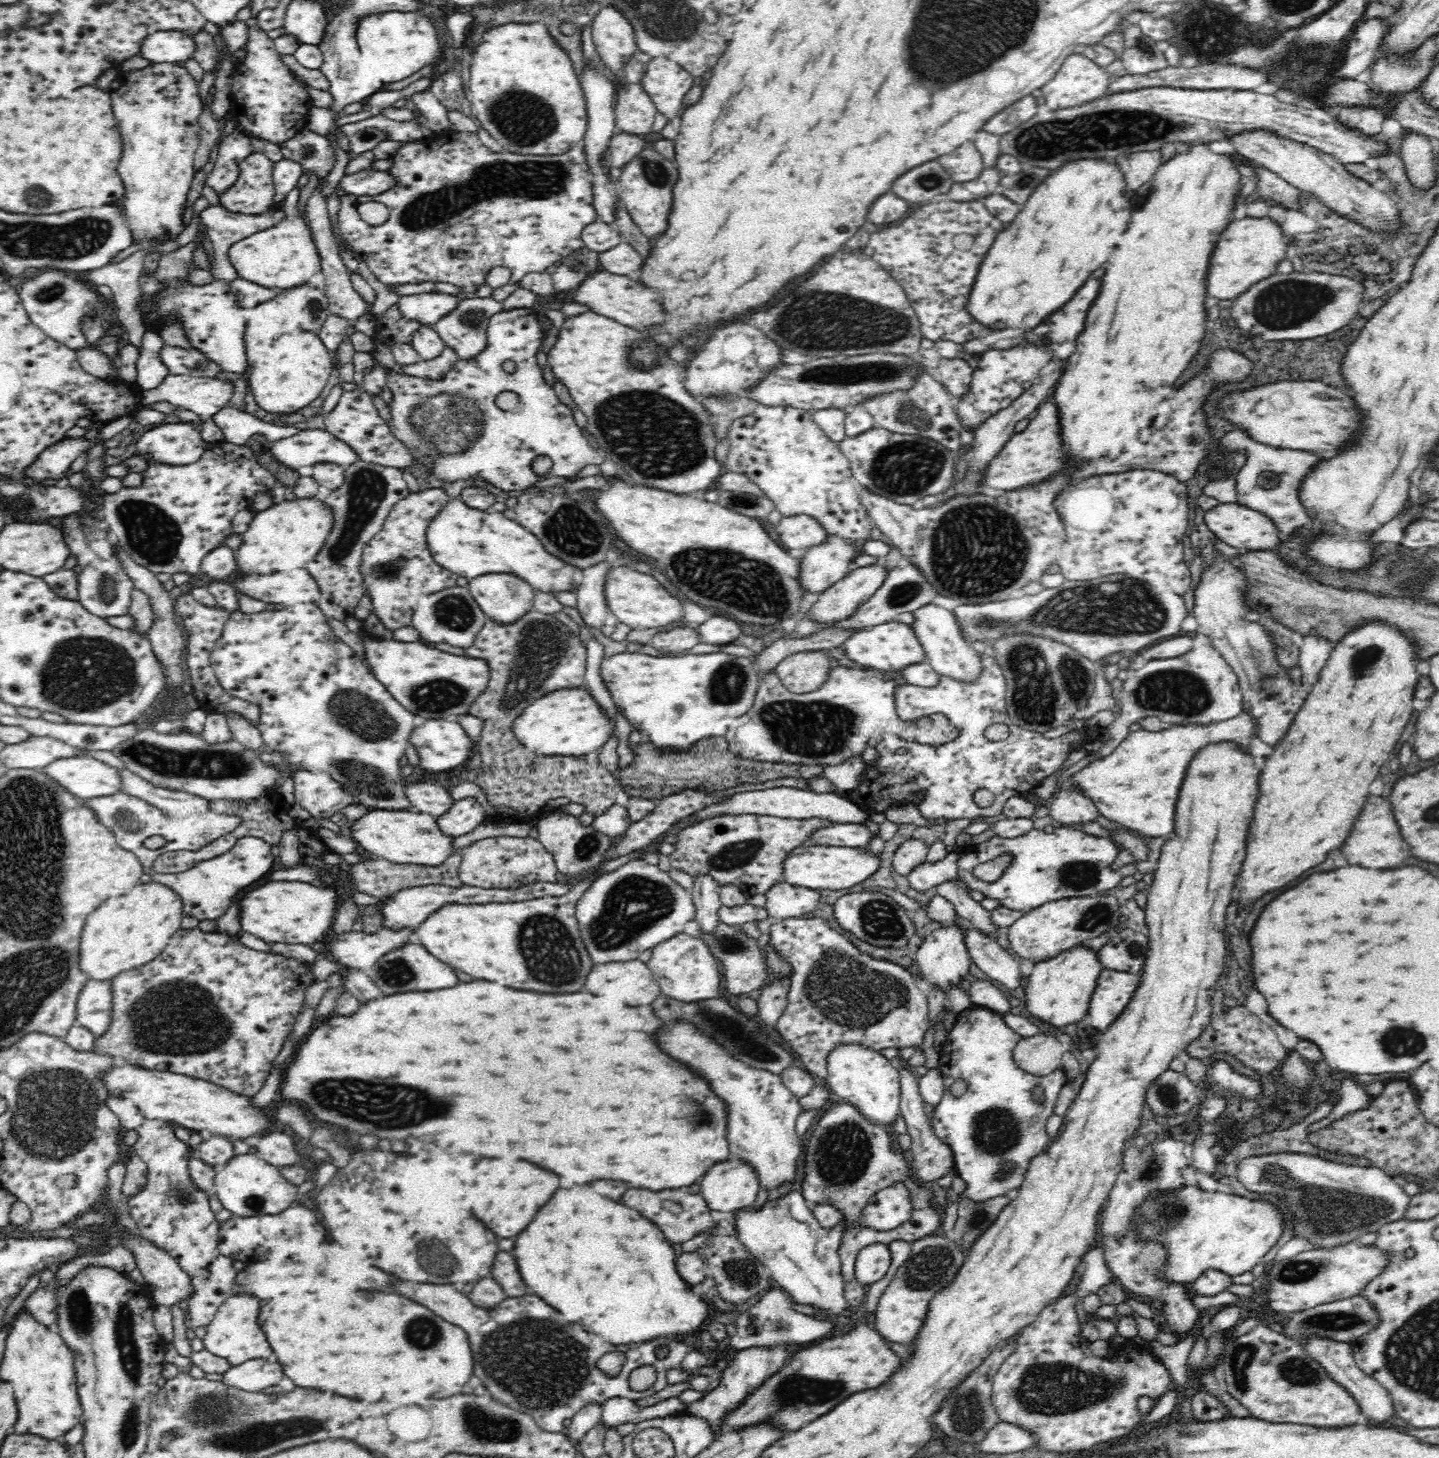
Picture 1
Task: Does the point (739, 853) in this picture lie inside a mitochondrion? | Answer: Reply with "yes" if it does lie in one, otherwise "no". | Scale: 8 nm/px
yes

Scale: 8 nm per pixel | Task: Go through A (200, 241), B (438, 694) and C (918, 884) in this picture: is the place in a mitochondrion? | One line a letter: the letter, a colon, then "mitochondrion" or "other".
A: other
B: mitochondrion
C: other

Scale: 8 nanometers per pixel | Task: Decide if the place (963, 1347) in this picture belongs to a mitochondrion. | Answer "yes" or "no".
no

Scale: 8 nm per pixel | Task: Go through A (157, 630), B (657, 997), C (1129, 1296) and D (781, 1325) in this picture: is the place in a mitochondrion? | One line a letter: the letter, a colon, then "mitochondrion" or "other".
A: other
B: other
C: other
D: mitochondrion

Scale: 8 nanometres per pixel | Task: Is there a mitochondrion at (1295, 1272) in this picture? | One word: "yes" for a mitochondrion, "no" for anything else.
yes

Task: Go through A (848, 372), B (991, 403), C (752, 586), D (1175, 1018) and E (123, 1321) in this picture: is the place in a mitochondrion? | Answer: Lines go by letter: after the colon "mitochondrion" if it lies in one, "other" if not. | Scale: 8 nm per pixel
A: mitochondrion
B: other
C: mitochondrion
D: other
E: mitochondrion

